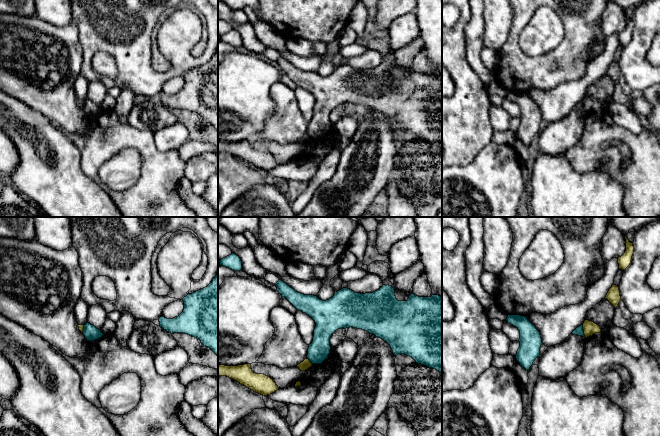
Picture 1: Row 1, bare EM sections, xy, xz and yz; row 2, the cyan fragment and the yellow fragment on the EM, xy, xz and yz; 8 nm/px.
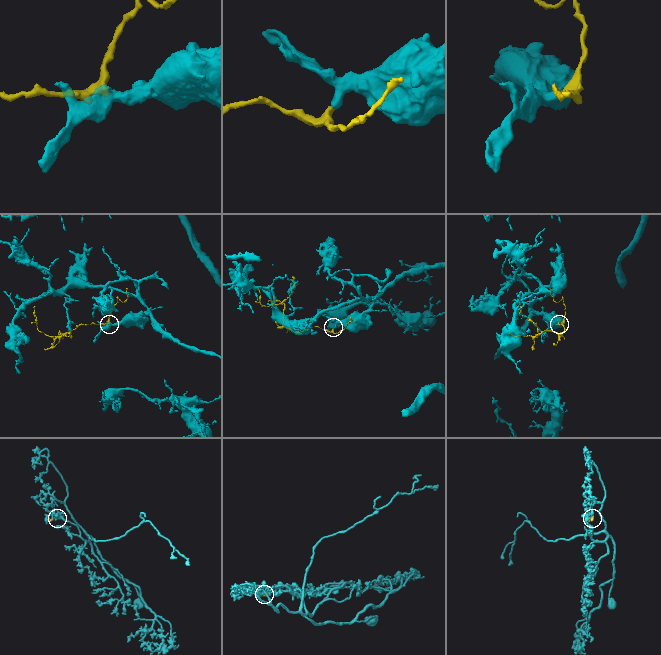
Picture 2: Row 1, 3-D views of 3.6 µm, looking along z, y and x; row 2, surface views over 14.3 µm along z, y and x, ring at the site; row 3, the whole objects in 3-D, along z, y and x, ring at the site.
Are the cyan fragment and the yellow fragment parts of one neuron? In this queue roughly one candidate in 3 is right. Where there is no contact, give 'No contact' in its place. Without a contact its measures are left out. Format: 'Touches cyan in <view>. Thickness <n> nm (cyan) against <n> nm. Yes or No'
Touches cyan in yz. Thickness 70 nm (cyan) against 110 nm. No

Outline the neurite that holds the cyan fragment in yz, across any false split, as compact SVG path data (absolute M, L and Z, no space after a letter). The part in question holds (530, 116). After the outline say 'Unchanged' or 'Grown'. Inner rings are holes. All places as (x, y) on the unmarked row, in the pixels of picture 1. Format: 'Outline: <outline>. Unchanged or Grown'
Outline: M508 91L506 97L520 107L520 123L516 135L522 143L529 146L540 132L540 123L543 120L540 108L525 92Z. Unchanged

